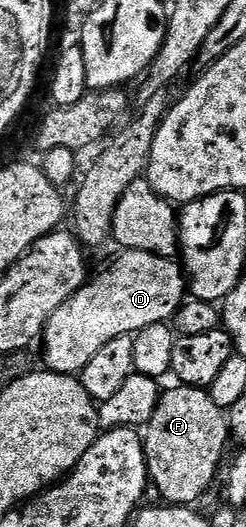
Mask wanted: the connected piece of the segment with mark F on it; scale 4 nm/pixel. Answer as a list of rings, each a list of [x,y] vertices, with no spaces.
[[[173,385],[173,388],[162,390],[151,421],[143,431],[145,459],[148,461],[150,482],[158,489],[166,504],[172,506],[192,506],[196,504],[212,485],[219,469],[219,463],[225,453],[227,441],[230,442],[228,416],[224,408],[217,406],[208,390],[199,387]]]

